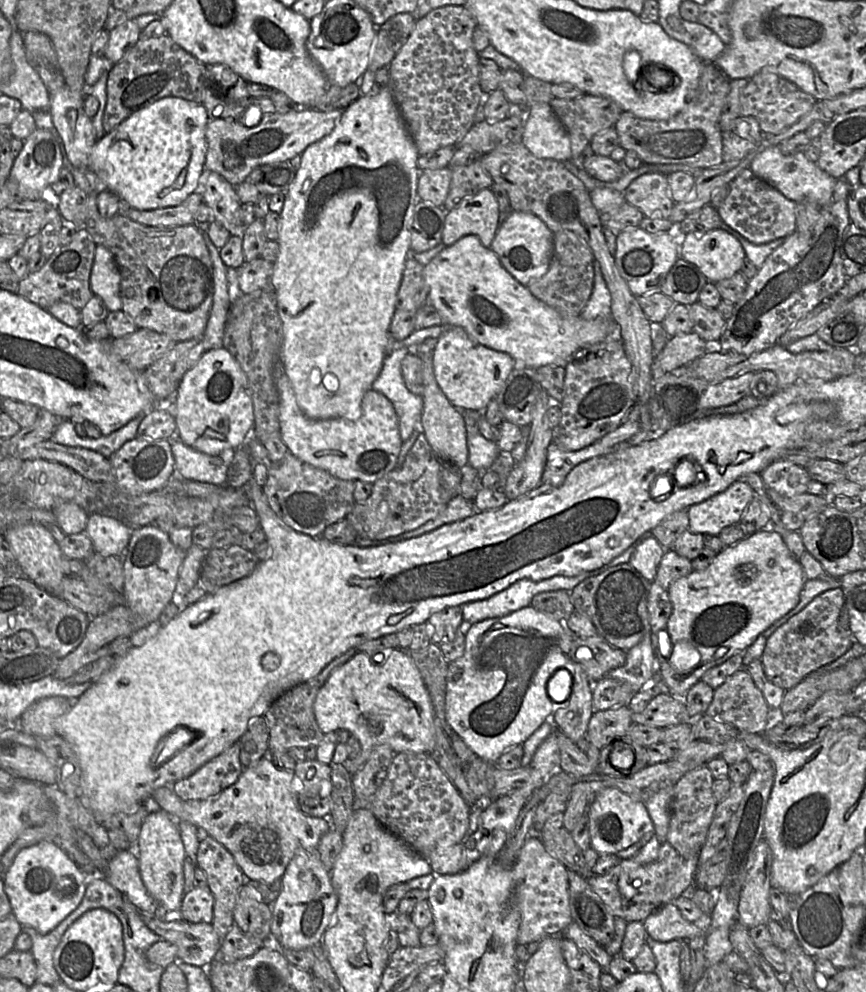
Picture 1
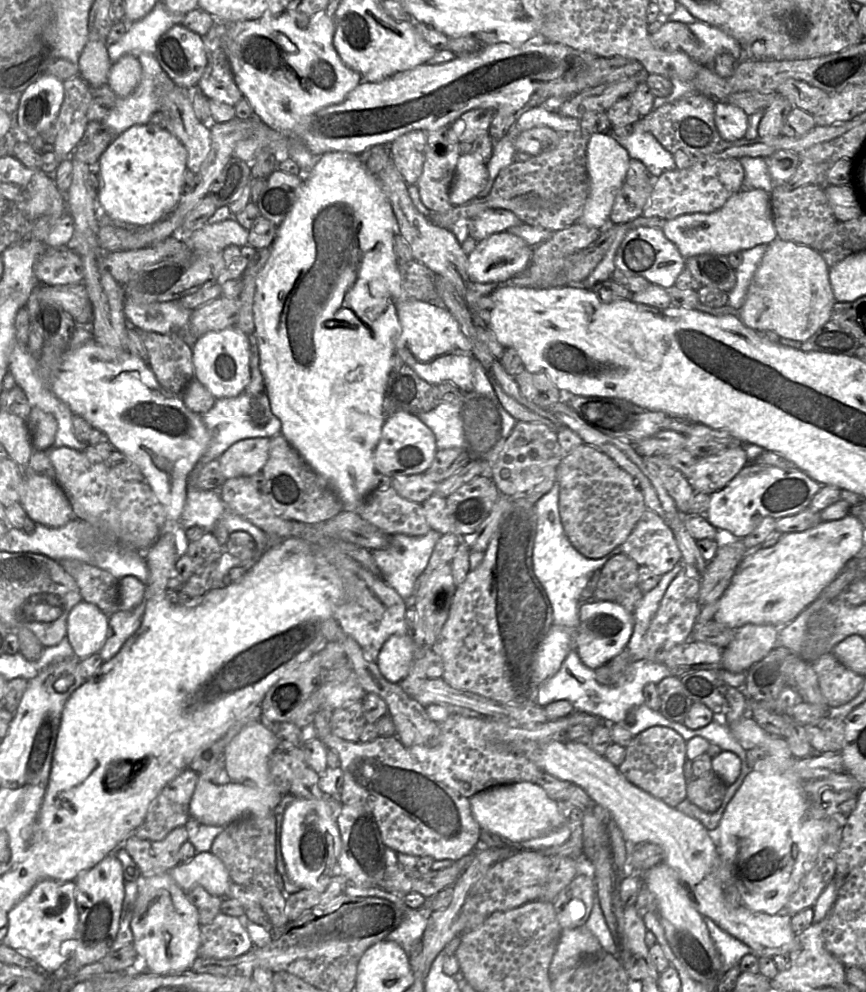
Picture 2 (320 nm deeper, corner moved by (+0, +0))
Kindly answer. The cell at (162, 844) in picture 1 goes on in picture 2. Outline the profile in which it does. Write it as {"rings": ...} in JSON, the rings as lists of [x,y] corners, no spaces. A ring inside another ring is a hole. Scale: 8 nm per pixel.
{"rings":[[[168,872],[135,881],[139,885],[138,897],[131,920],[134,947],[144,965],[144,968],[158,975],[181,973],[191,968],[194,960],[198,957],[200,945],[199,915],[195,906],[187,898]]]}

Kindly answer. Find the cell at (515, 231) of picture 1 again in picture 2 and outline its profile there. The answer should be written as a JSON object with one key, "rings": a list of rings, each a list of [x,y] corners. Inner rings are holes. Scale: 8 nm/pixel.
{"rings":[[[509,231],[498,232],[476,244],[467,256],[467,273],[473,282],[503,282],[525,269],[532,247]]]}

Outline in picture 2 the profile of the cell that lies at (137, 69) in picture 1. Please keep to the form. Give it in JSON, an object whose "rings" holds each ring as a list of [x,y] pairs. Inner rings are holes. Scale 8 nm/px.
{"rings":[[[90,121],[71,157],[94,167],[115,137],[103,122]]]}

